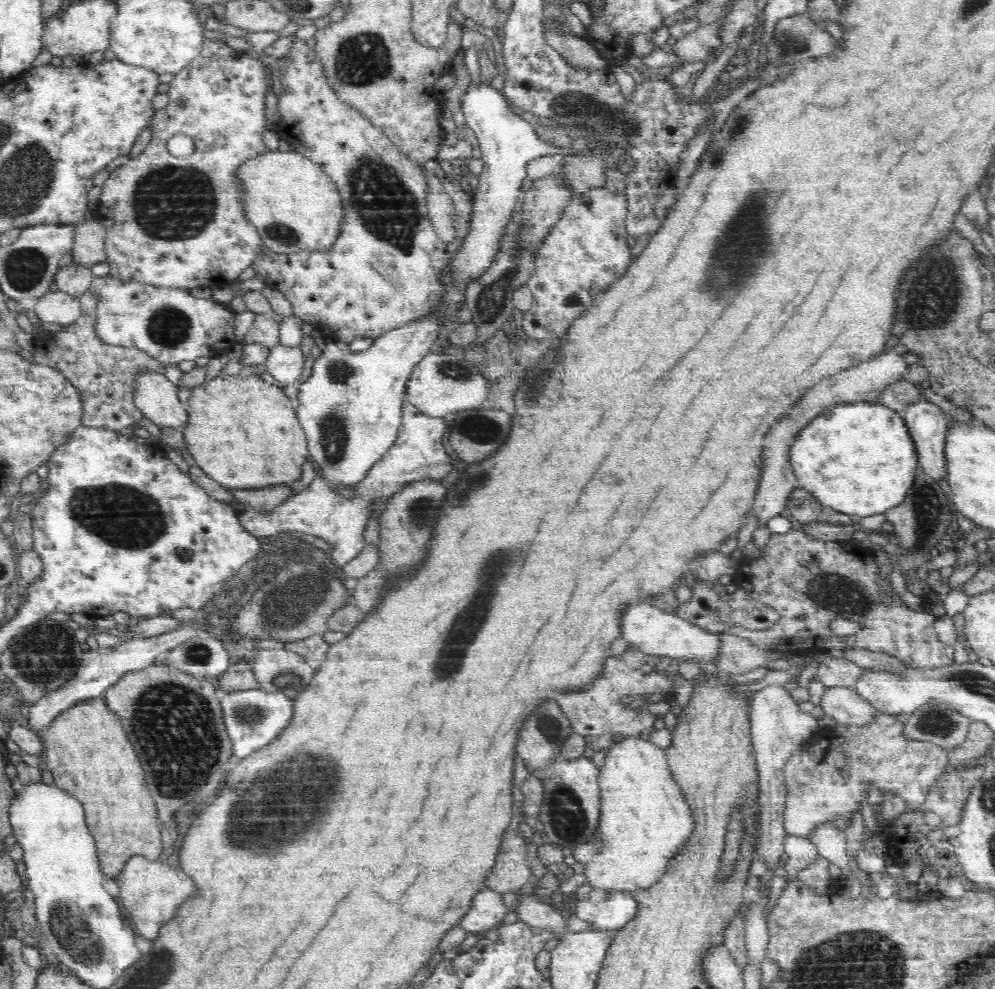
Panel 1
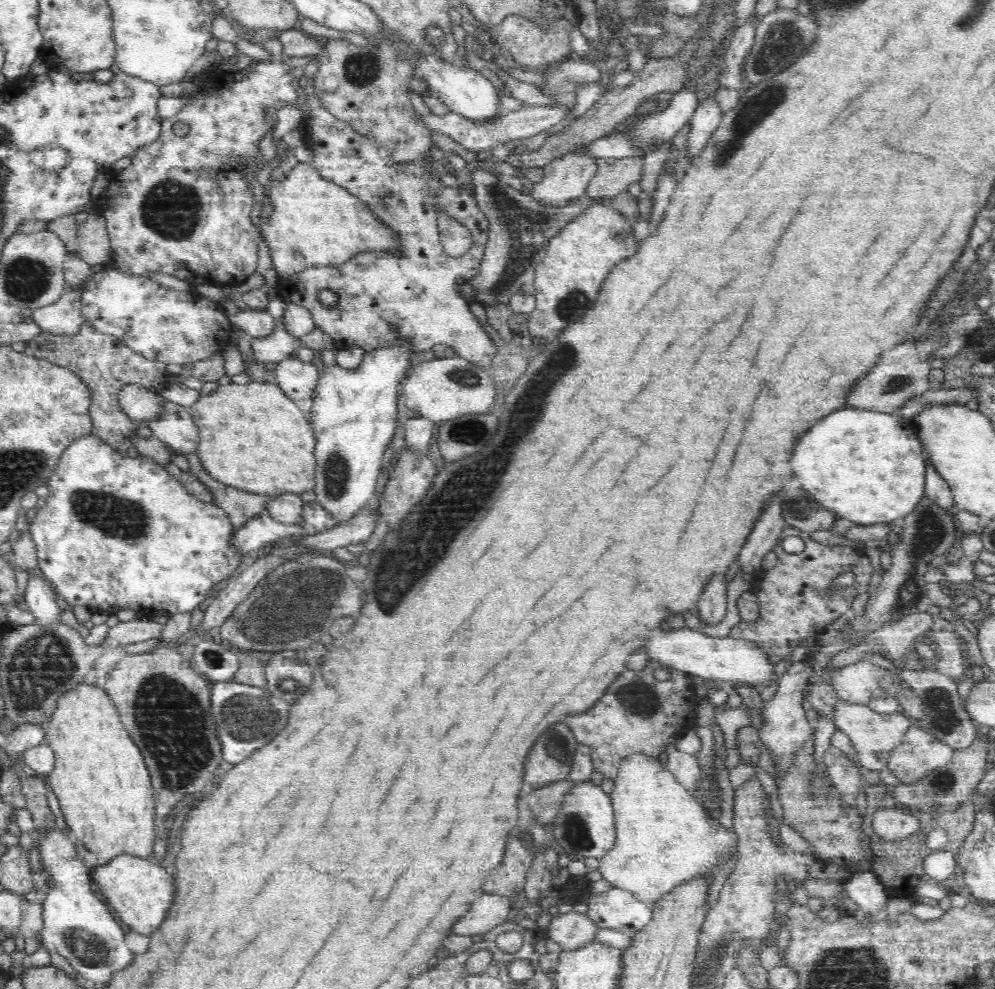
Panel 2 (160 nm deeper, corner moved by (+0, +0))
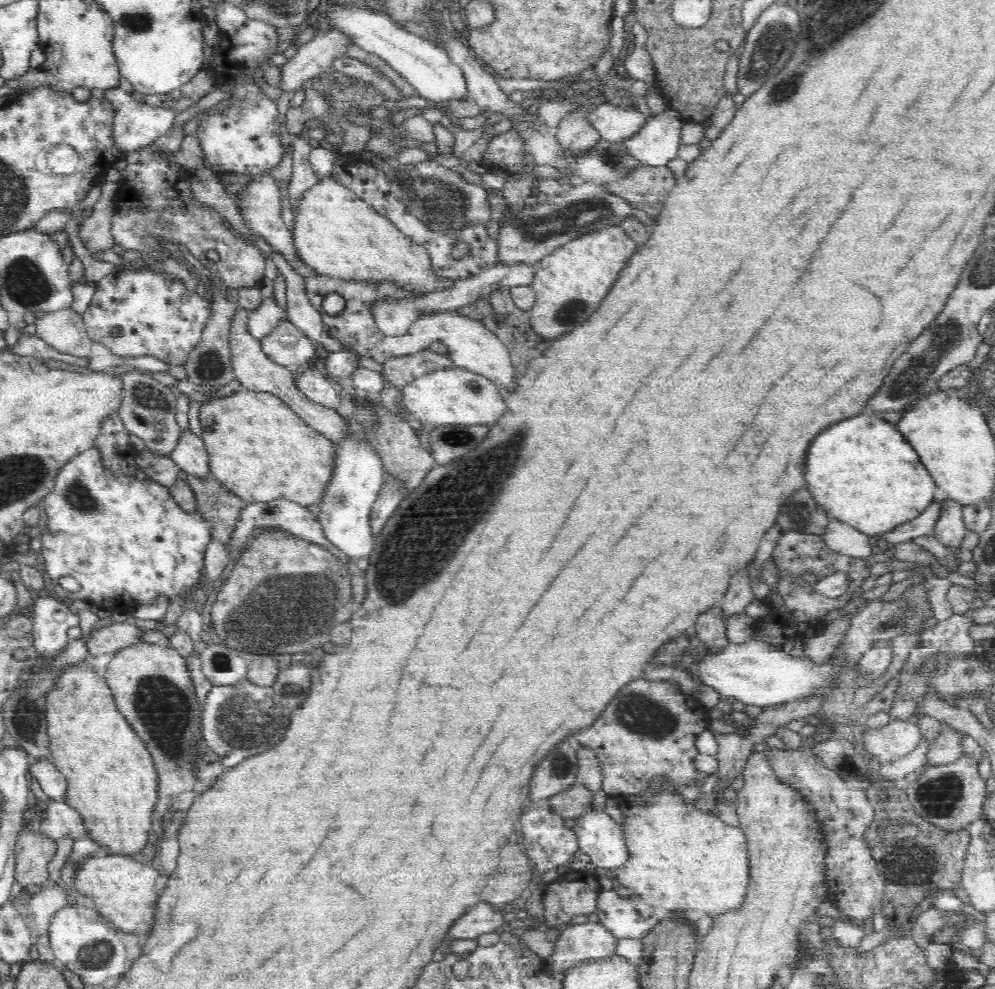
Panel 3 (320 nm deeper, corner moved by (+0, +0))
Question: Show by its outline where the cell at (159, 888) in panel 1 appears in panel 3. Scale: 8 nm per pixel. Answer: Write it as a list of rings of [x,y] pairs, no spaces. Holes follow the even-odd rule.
[[[114,854],[88,858],[76,868],[70,881],[74,890],[94,901],[94,908],[110,921],[110,925],[122,932],[142,935],[150,932],[156,919],[158,897],[154,894],[154,887],[160,872],[132,857]]]

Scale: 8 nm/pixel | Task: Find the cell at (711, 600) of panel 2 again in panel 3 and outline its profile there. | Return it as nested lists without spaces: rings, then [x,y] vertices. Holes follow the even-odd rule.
[[[719,606],[702,612],[695,624],[696,635],[700,643],[706,646],[708,653],[713,653],[729,644],[726,636],[726,618],[723,618]]]

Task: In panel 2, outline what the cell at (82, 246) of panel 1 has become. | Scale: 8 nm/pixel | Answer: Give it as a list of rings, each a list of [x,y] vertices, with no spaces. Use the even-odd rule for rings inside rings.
[[[98,212],[89,214],[77,230],[77,253],[89,265],[103,266],[110,258],[110,241],[106,221]]]

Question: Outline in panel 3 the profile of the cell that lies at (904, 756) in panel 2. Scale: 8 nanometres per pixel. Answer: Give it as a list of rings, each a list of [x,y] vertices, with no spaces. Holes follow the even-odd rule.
[[[944,728],[936,736],[936,740],[929,745],[926,762],[924,762],[920,771],[930,766],[956,762],[964,754],[965,752],[962,750],[962,733],[953,728]]]

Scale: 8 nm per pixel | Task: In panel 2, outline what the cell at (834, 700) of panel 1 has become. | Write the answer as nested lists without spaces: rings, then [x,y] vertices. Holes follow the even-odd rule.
[[[841,699],[836,702],[834,708],[834,722],[837,728],[847,734],[851,740],[860,764],[874,771],[875,774],[884,772],[890,750],[899,744],[903,733],[911,727],[910,717],[901,711],[883,715],[870,710],[867,704],[852,704]]]

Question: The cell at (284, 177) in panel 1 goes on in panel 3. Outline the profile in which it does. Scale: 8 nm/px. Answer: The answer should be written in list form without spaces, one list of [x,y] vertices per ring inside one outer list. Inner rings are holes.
[[[334,175],[325,177],[318,176],[318,184],[314,184],[302,198],[300,198],[300,208],[294,224],[293,254],[295,258],[302,262],[303,266],[310,267],[319,275],[326,275],[330,278],[340,280],[351,279],[393,279],[406,289],[418,291],[418,293],[429,294],[430,291],[440,292],[441,289],[448,290],[454,286],[454,281],[437,280],[431,274],[430,258],[426,249],[414,243],[409,236],[399,231],[387,217],[376,212],[376,209],[366,201],[358,198],[350,189],[342,186]]]

